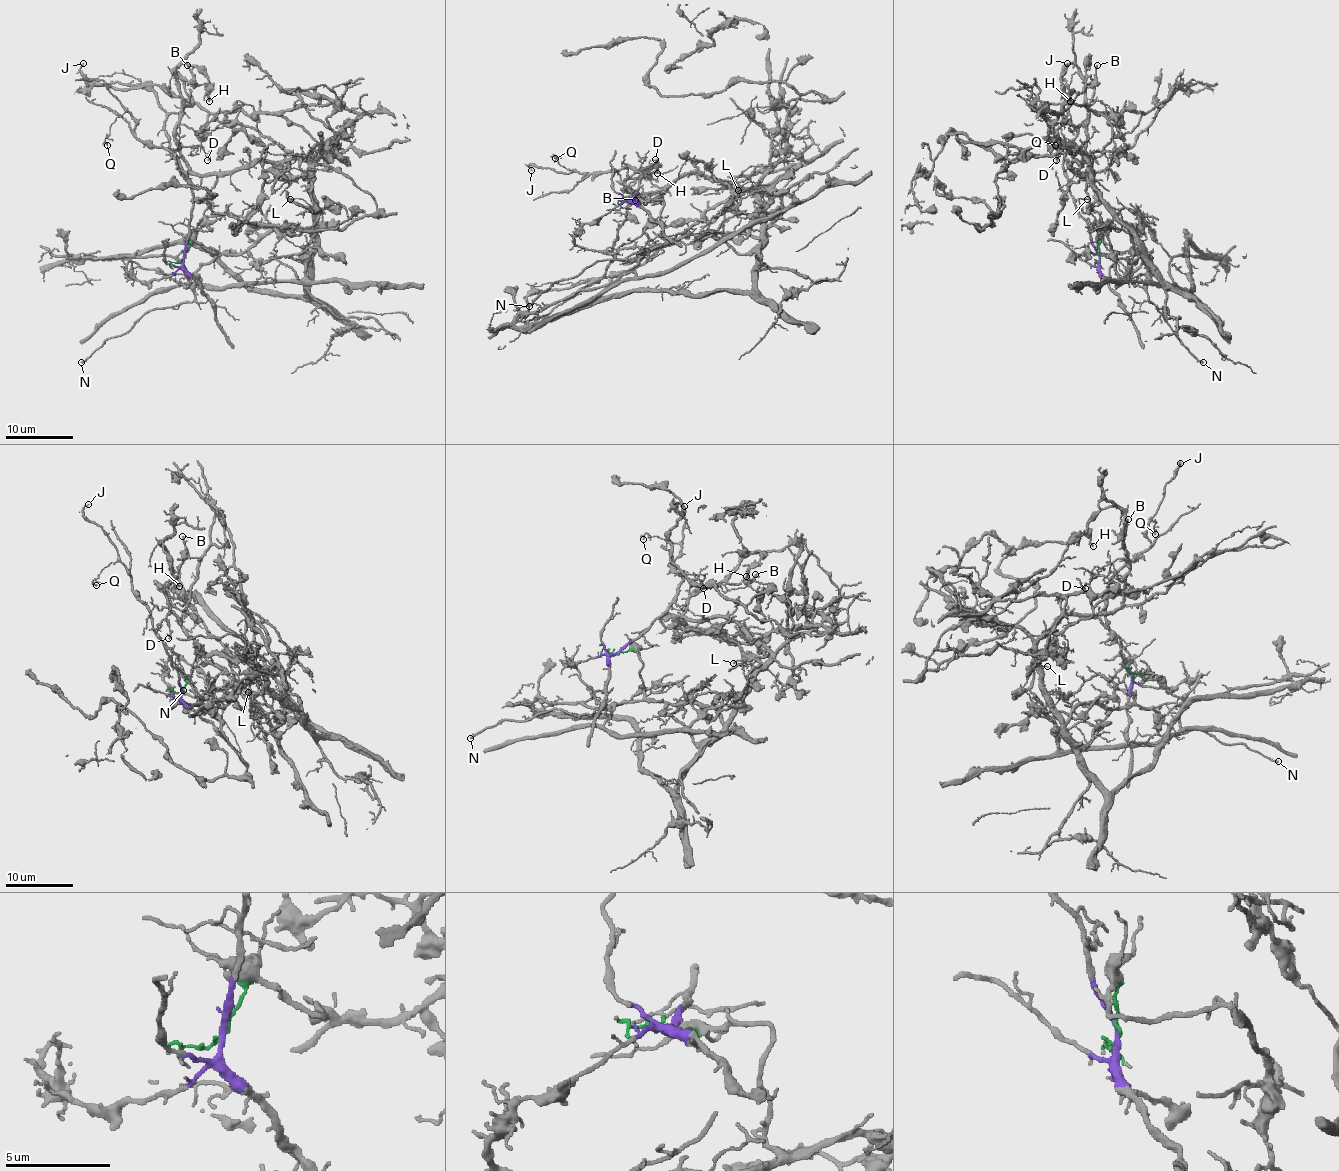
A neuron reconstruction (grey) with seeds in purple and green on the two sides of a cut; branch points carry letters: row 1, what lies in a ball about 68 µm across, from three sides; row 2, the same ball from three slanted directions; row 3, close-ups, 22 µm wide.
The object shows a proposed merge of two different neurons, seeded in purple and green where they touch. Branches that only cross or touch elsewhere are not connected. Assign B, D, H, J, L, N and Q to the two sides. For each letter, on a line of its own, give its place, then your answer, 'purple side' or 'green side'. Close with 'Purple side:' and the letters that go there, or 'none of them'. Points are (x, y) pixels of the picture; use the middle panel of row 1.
B: place (635, 200); green side
D: place (655, 159); green side
H: place (657, 173); green side
J: place (531, 170); purple side
L: place (738, 190); green side
N: place (529, 306); green side
Q: place (555, 158); purple side
Purple side: J, Q

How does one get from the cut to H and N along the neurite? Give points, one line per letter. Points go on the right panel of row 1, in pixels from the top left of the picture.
H: (1099, 259), (1099, 242), (1137, 252), (1134, 231), (1087, 160), (1070, 167), (1090, 170), (1075, 64), (1070, 101)
N: (1099, 259), (1099, 242), (1097, 251), (1112, 254), (1136, 249), (1148, 271), (1148, 299), (1178, 338), (1203, 361)

